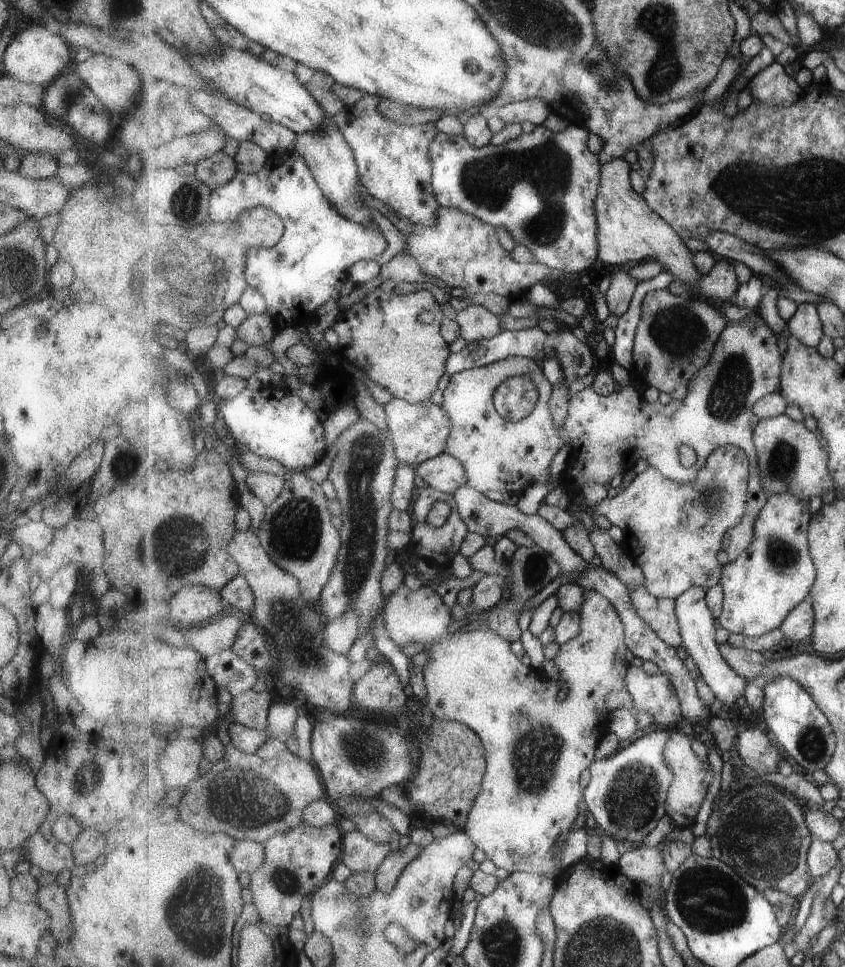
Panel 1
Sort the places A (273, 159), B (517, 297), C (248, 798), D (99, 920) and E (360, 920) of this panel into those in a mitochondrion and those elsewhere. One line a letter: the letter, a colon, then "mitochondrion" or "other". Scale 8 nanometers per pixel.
A: other
B: other
C: mitochondrion
D: other
E: mitochondrion

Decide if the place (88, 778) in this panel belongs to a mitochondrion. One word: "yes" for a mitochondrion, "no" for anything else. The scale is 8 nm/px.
yes

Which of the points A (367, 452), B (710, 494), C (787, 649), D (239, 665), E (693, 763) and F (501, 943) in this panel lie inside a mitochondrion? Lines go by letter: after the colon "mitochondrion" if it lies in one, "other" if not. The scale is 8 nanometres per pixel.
A: mitochondrion
B: mitochondrion
C: other
D: other
E: other
F: mitochondrion

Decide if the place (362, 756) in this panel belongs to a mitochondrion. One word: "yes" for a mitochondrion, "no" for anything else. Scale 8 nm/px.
yes

